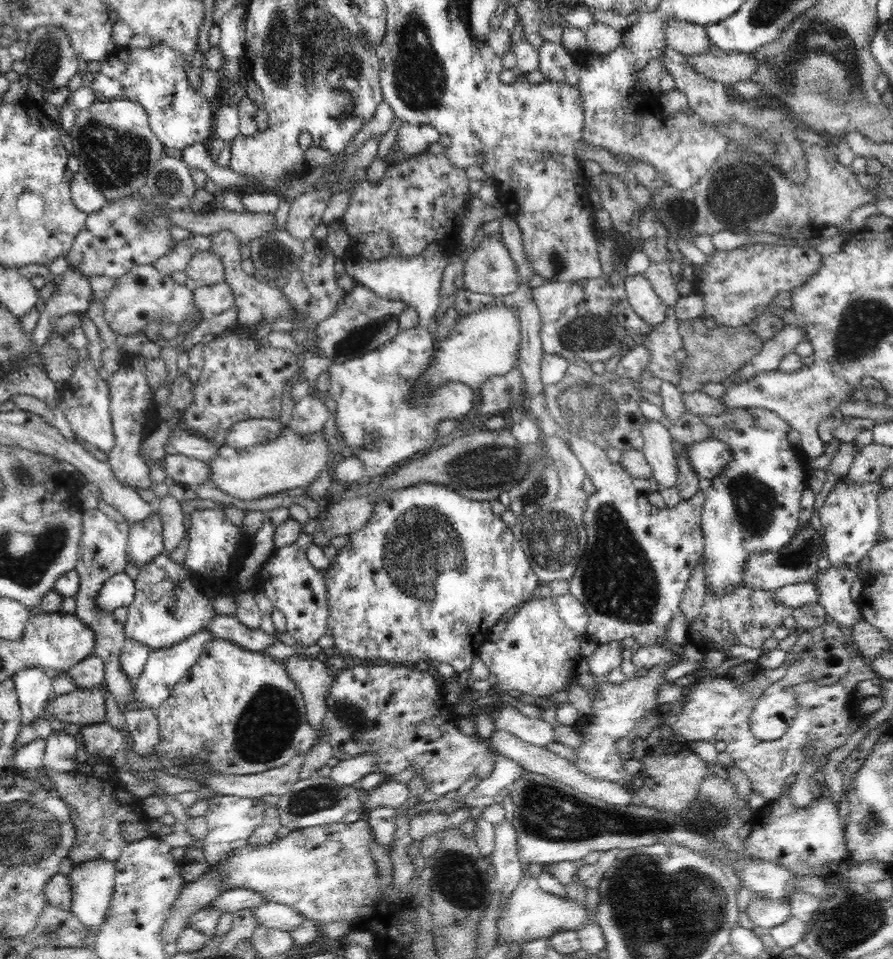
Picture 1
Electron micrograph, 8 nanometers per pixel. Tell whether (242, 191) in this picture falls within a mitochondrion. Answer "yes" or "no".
no

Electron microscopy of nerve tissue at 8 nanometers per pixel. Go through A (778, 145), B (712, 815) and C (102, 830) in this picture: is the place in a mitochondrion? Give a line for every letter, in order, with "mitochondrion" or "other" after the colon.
A: mitochondrion
B: mitochondrion
C: mitochondrion

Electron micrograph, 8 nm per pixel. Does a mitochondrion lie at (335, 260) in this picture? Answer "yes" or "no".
no

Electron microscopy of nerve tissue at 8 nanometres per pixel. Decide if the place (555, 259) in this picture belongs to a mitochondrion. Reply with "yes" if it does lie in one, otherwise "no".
yes

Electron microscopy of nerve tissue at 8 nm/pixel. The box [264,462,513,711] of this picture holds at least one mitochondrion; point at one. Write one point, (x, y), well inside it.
(423, 549)

